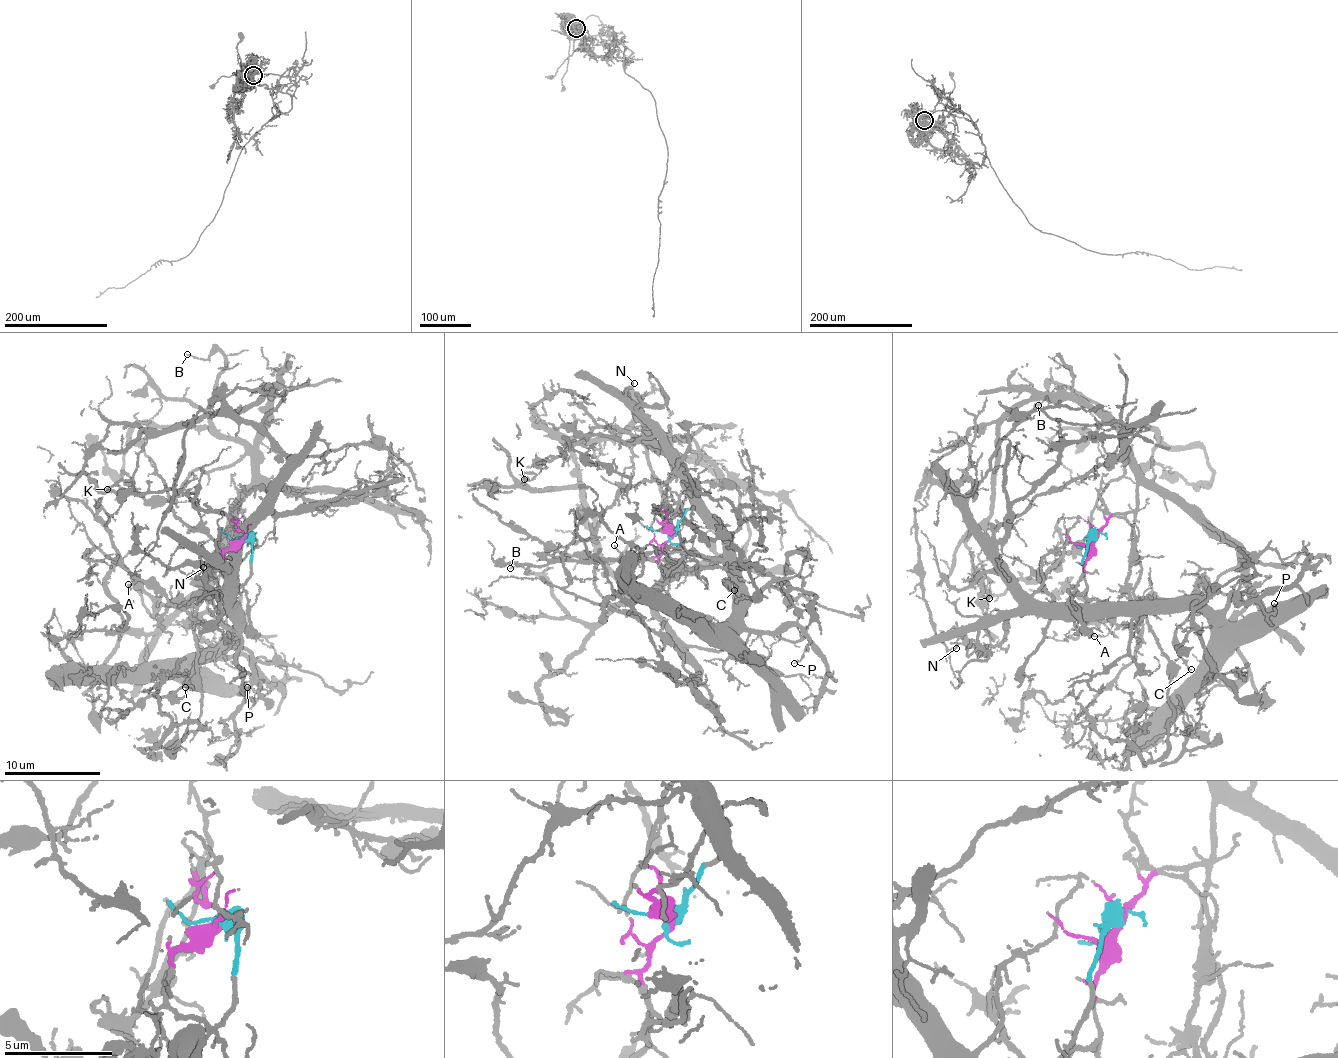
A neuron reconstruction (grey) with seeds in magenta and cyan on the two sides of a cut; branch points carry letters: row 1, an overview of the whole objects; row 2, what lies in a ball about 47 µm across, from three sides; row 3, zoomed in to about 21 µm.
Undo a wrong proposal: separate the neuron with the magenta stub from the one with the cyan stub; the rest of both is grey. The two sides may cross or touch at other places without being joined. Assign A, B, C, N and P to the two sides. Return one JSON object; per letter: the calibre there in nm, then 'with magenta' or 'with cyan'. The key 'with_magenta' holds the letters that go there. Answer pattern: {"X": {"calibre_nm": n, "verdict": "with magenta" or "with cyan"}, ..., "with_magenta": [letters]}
{"A": {"calibre_nm": 110, "verdict": "with cyan"}, "B": {"calibre_nm": 110, "verdict": "with magenta"}, "C": {"calibre_nm": 130, "verdict": "with cyan"}, "N": {"calibre_nm": 140, "verdict": "with cyan"}, "P": {"calibre_nm": 100, "verdict": "with cyan"}, "with_magenta": ["B"]}

